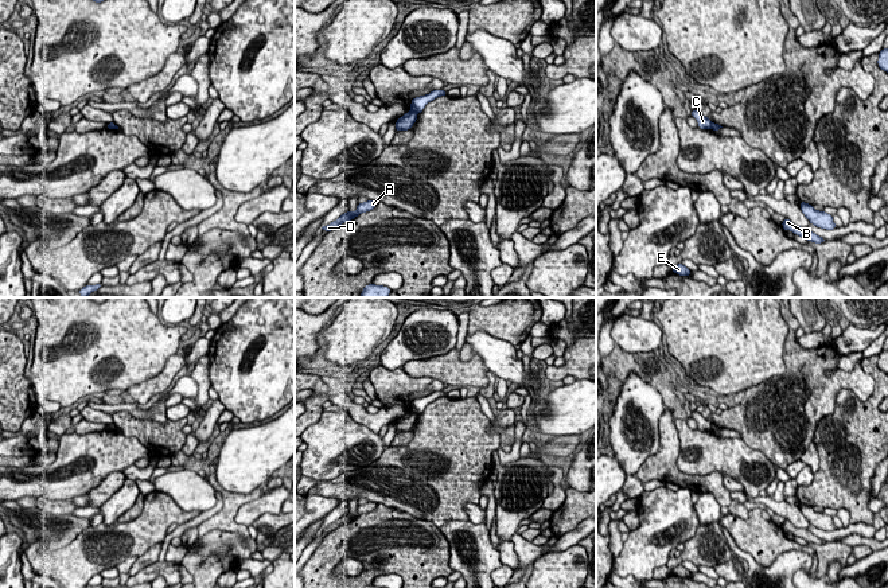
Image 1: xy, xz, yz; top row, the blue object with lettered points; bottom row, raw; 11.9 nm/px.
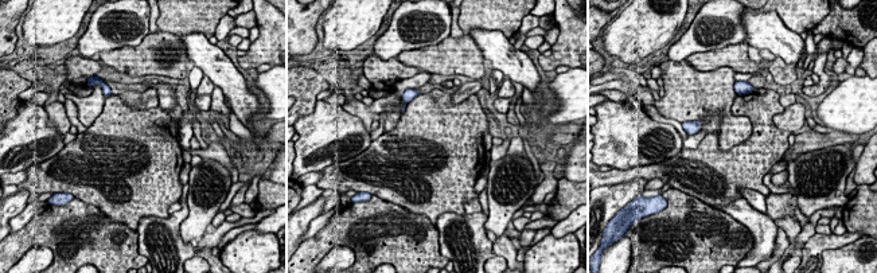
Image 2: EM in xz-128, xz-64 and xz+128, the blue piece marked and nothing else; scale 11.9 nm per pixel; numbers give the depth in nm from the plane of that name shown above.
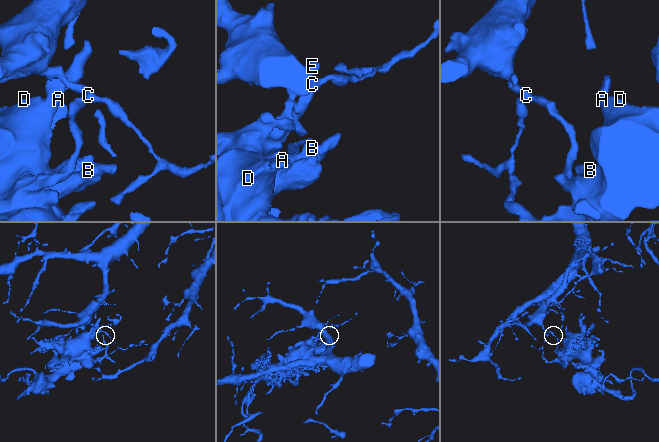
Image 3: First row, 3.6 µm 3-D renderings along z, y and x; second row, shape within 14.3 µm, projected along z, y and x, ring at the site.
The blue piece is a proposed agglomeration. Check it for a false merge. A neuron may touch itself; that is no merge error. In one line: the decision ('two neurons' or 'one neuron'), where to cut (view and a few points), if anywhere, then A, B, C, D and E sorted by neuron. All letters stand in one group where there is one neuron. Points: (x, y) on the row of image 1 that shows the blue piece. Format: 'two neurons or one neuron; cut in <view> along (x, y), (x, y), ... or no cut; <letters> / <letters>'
two neurons; cut in xz along (412, 109), (417, 113); A B D E / C

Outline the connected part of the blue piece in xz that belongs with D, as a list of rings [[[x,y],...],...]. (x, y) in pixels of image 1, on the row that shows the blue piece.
[[[367,200],[367,202],[363,202],[363,203],[358,203],[355,211],[346,211],[336,221],[331,222],[327,226],[323,226],[322,229],[328,233],[328,231],[331,231],[332,229],[340,226],[344,222],[353,221],[359,214],[373,210],[377,206],[377,203],[378,202],[375,202],[375,200]]]

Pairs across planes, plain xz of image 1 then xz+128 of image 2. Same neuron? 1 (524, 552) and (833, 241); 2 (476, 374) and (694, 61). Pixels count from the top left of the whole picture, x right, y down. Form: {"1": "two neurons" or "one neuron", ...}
{"1": "one neuron", "2": "one neuron"}

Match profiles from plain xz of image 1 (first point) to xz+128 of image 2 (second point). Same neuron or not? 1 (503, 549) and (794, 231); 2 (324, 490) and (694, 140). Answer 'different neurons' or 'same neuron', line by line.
1: same neuron
2: different neurons

